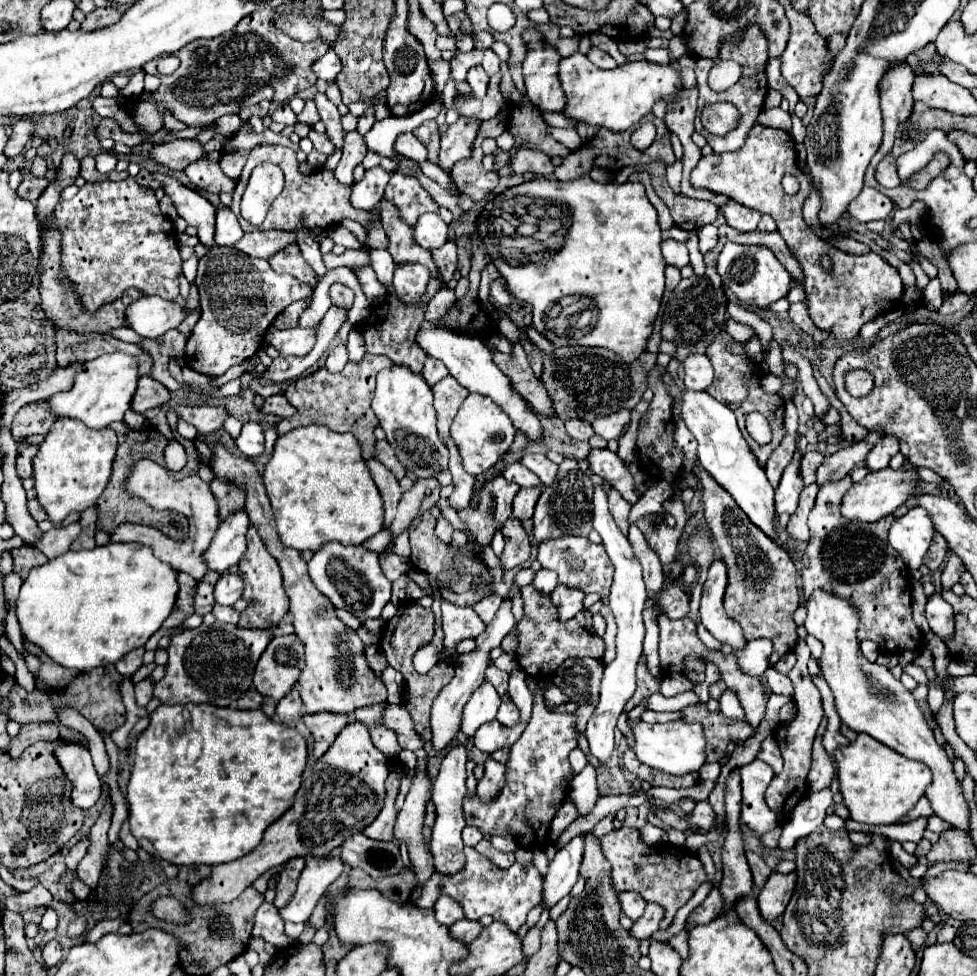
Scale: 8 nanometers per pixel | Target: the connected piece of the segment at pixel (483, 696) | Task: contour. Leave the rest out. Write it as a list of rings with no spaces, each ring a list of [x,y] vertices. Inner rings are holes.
[[[483,683],[469,699],[465,711],[463,711],[463,723],[461,723],[461,731],[467,737],[473,737],[475,731],[487,723],[493,721],[497,715],[497,709],[501,705],[501,699],[495,691],[495,687],[491,687],[491,683]]]

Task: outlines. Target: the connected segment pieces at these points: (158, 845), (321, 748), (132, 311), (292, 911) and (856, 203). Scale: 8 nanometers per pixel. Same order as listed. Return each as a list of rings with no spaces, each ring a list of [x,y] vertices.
[[[159,705],[151,713],[151,725],[139,735],[137,745],[135,745],[135,761],[133,761],[133,771],[131,771],[131,781],[127,789],[127,801],[129,801],[129,825],[139,841],[139,845],[153,857],[169,861],[173,865],[219,865],[219,863],[229,863],[235,861],[247,853],[251,853],[263,837],[263,831],[275,823],[291,805],[295,799],[295,793],[301,787],[301,775],[307,765],[307,739],[293,727],[275,723],[269,719],[263,711],[251,709],[251,711],[241,711],[241,709],[219,709],[215,705]]]
[[[325,711],[325,713],[319,713],[319,715],[305,715],[303,721],[315,737],[313,755],[315,755],[315,759],[319,759],[331,747],[331,743],[341,733],[341,729],[347,723],[351,723],[351,717],[349,715],[335,715],[335,713]]]
[[[141,297],[127,307],[127,327],[145,339],[157,339],[169,329],[177,329],[183,315],[183,305],[175,301]]]
[[[339,857],[309,859],[299,877],[299,885],[293,901],[279,911],[281,917],[285,921],[305,923],[313,913],[321,895],[343,873],[343,869],[345,869],[345,863]]]
[[[863,187],[857,199],[851,201],[849,205],[849,215],[857,221],[873,221],[873,219],[887,219],[895,209],[895,203],[883,195],[879,189],[873,187]]]

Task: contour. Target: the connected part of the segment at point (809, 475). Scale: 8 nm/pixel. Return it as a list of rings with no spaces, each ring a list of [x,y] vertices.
[[[807,451],[801,459],[801,475],[805,485],[815,483],[815,471],[823,463],[823,455],[819,451]]]

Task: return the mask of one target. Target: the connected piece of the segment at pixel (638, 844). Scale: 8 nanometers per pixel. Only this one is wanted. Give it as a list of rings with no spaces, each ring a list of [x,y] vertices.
[[[629,827],[615,829],[601,839],[601,847],[603,847],[605,857],[613,865],[611,877],[613,877],[617,891],[635,891],[647,903],[657,903],[665,909],[661,929],[667,929],[671,925],[675,913],[693,897],[697,887],[707,881],[703,863],[695,855],[687,853],[681,847],[673,847],[669,843],[647,847],[639,839],[637,829],[629,829]]]

